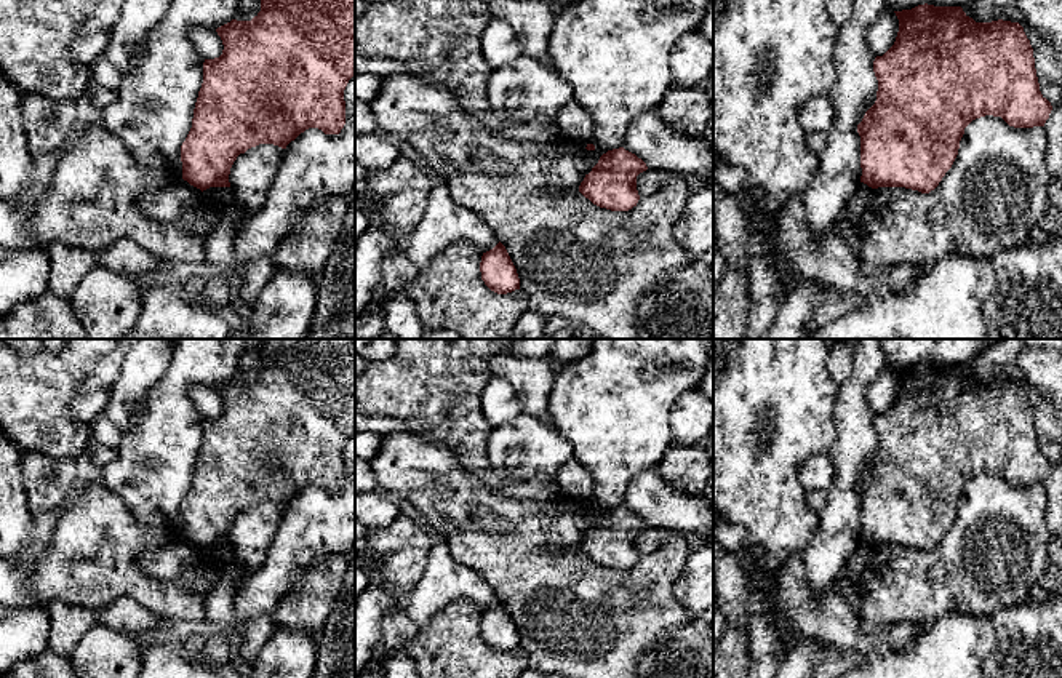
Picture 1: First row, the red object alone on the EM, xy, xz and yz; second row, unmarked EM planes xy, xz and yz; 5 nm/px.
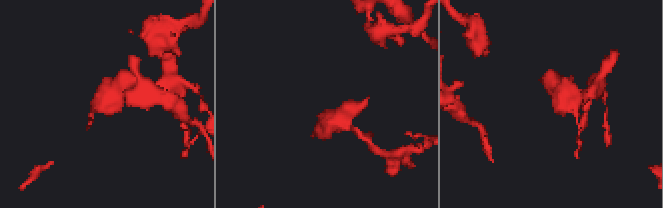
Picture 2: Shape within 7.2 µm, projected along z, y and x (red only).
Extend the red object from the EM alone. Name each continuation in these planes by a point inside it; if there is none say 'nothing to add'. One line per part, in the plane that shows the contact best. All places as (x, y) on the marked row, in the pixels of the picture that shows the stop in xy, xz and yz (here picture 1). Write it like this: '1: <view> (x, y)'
nothing to add

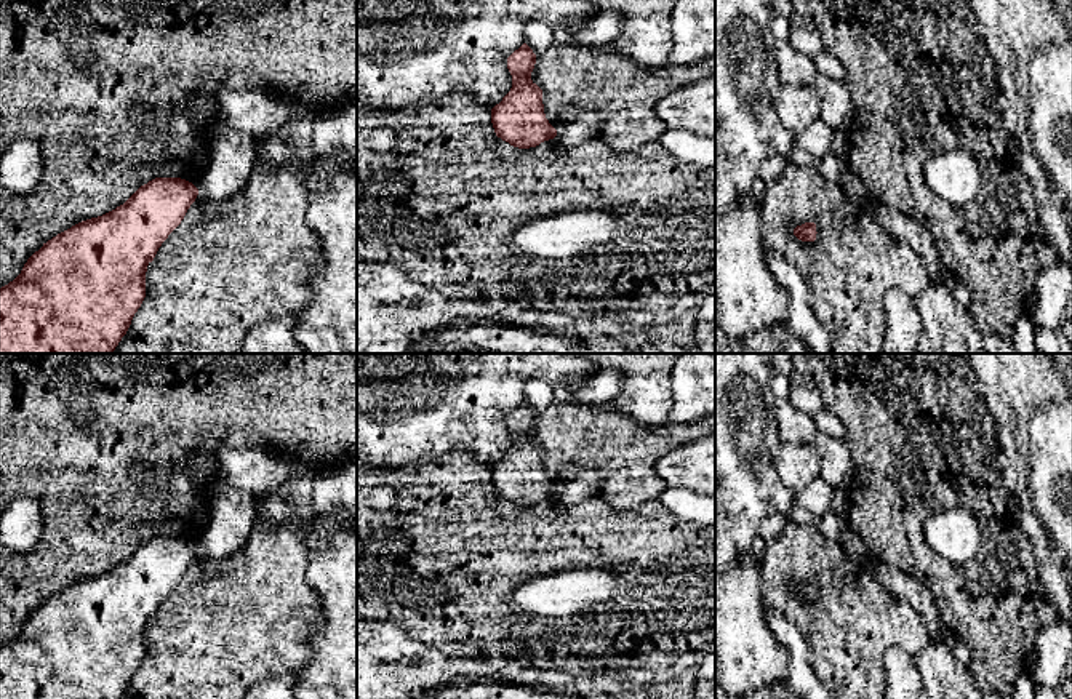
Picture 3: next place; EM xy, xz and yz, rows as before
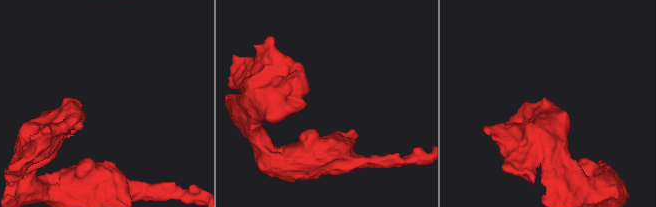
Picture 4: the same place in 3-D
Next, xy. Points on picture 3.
nothing to add

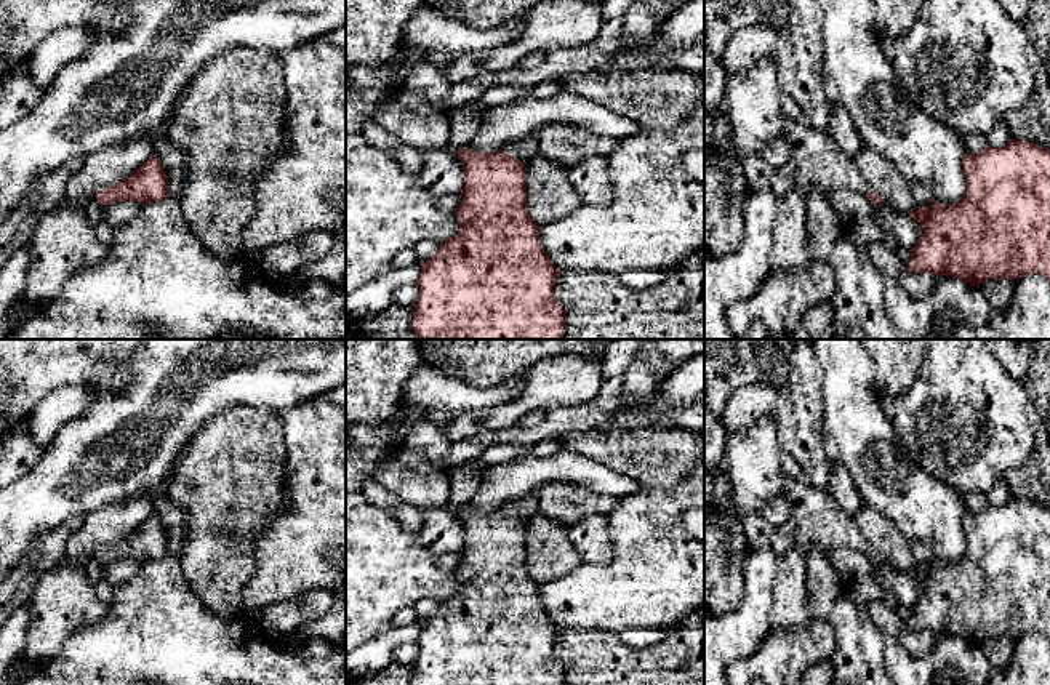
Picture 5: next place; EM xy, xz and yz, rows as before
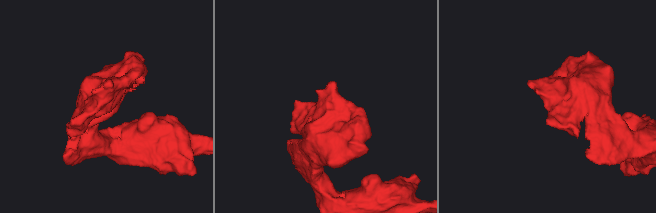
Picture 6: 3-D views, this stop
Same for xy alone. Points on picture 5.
nothing to add

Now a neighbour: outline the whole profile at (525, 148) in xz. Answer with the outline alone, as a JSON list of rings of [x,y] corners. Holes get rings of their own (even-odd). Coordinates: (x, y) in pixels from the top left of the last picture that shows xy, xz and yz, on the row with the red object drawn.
[[[530,133],[522,138],[512,139],[506,142],[503,150],[511,157],[519,158],[527,166],[530,160],[538,154],[538,134]]]

